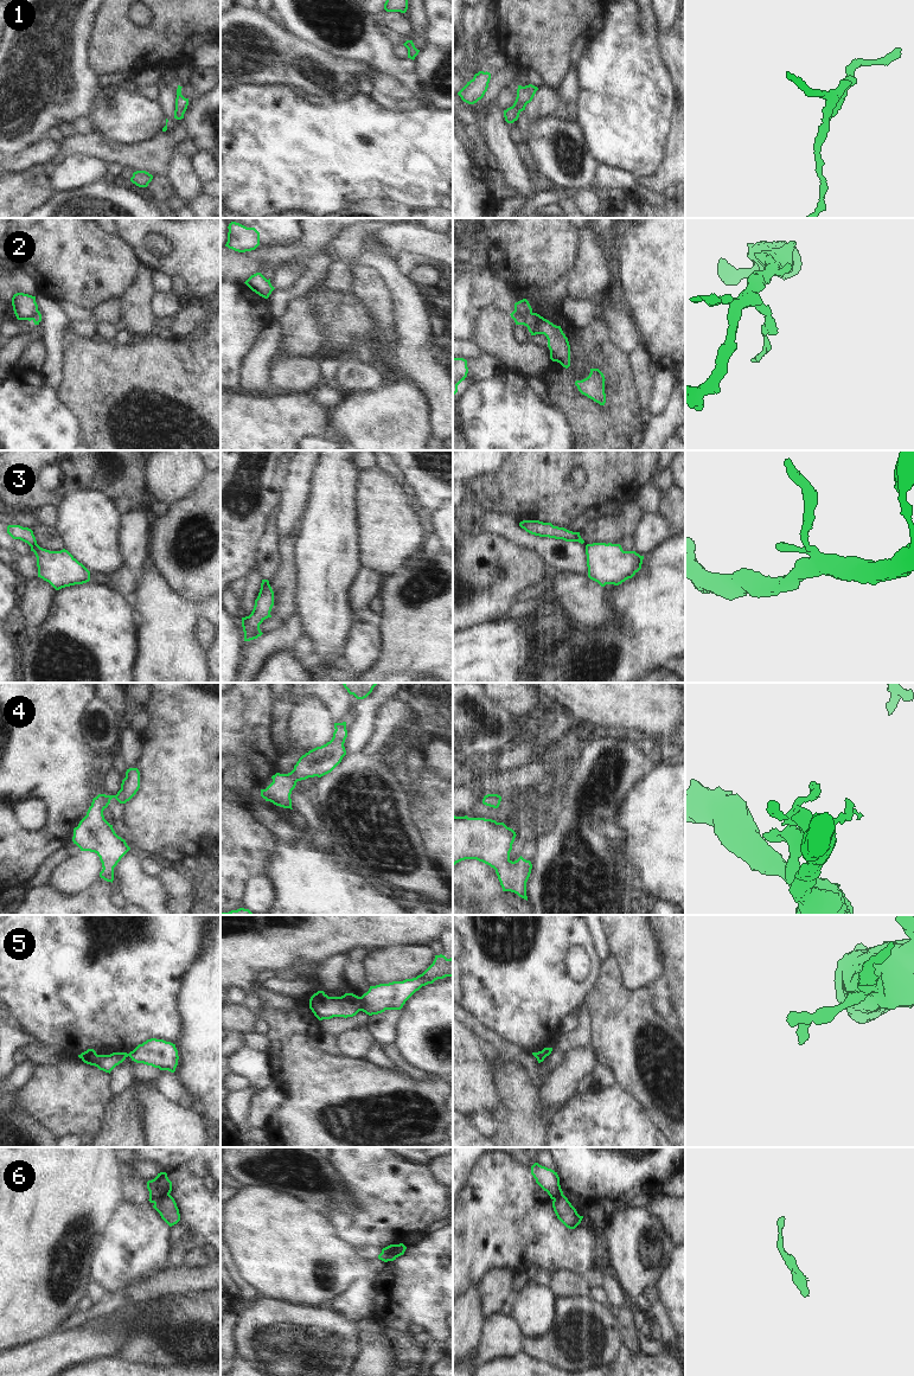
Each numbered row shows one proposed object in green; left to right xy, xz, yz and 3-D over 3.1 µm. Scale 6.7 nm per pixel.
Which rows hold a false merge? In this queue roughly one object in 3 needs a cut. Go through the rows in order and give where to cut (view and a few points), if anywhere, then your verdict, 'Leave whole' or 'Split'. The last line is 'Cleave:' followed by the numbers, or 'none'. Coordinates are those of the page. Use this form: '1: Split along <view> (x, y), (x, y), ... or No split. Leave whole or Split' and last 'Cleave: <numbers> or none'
1: No split. Leave whole
2: Split along yz (515, 308), (522, 314), (531, 313). Split
3: Split along xy (36, 543), (31, 546). Split
4: No split. Leave whole
5: Split along xz (360, 997), (362, 1010). Split
6: Split along xy (168, 1194), (149, 1198). Split
Cleave: 2, 3, 5, 6.

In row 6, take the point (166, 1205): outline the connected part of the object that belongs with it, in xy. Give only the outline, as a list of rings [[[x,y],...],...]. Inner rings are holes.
[[[165,1195],[156,1199],[149,1198],[148,1201],[154,1204],[153,1208],[170,1227],[180,1221],[179,1209],[171,1195]]]

